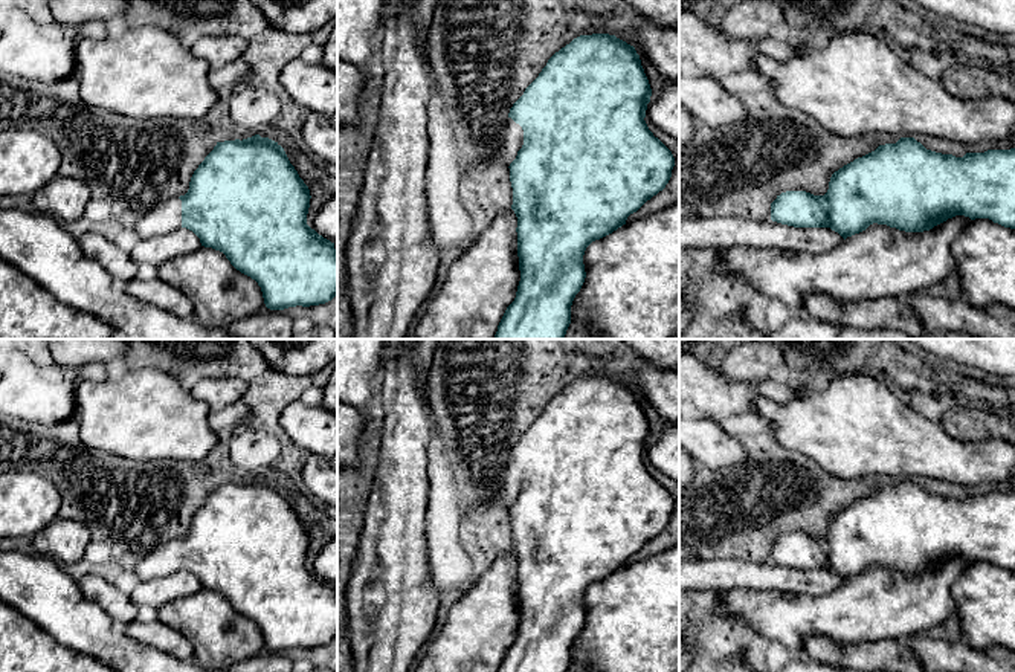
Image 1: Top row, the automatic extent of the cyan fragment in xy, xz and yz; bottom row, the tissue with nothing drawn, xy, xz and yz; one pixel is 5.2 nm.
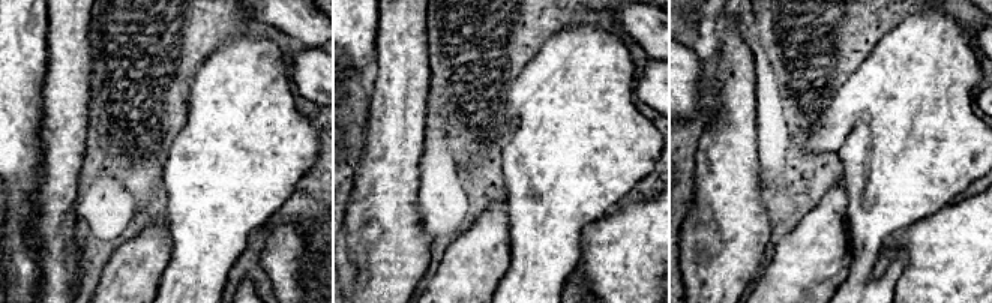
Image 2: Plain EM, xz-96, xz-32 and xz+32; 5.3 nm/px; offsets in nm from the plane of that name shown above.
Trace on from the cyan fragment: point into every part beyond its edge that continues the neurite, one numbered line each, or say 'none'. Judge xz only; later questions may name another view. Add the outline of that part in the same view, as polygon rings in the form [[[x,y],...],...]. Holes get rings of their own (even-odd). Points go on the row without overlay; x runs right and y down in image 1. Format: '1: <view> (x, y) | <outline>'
1: xz (510, 481) | [[[511,460],[505,463],[504,470],[499,473],[498,478],[498,489],[487,501],[487,509],[490,507],[505,507],[516,501],[517,493],[524,487],[524,472],[519,466],[516,466]]]

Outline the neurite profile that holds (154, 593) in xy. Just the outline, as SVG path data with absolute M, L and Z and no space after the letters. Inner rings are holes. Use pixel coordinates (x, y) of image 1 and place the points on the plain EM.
M186 570L139 582L130 599L137 608L157 609L159 620L179 631L191 643L192 658L205 669L226 670L266 649L258 625L237 612L223 594L205 590L200 580Z

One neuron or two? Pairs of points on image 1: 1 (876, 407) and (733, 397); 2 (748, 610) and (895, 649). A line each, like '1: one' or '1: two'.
1: two
2: two

